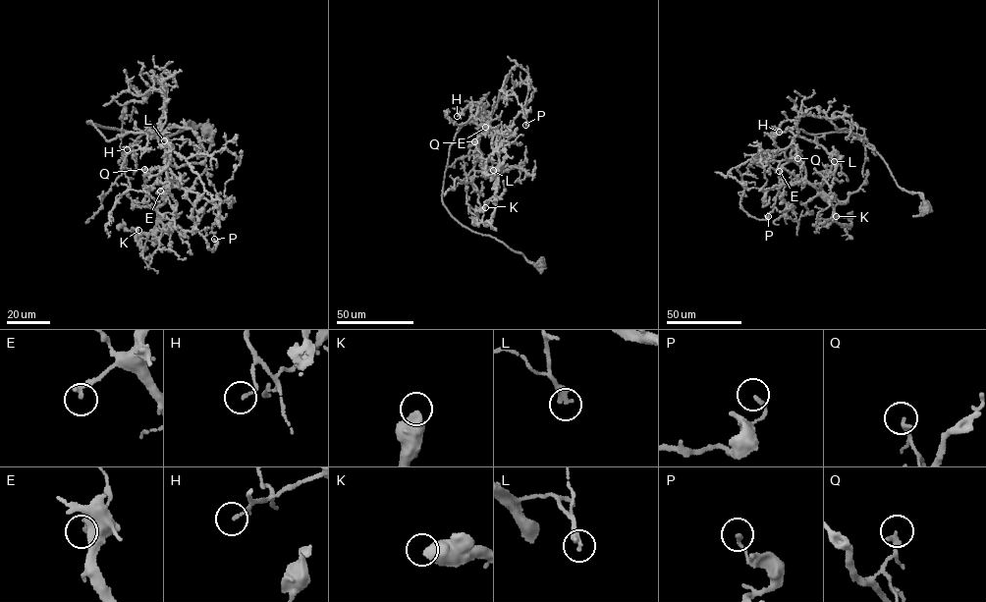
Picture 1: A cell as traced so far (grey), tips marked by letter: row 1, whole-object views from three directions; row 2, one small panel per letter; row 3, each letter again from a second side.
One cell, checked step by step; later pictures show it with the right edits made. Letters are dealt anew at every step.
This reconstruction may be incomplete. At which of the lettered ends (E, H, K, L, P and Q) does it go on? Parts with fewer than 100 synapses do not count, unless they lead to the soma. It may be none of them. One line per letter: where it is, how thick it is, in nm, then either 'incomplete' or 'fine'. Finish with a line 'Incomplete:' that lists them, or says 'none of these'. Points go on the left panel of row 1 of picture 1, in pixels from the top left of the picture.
E: (160, 191) | 280 nm | fine
H: (127, 149) | 120 nm | fine
K: (138, 230) | 550 nm | fine
L: (164, 140) | 320 nm | fine
P: (214, 239) | 170 nm | fine
Q: (144, 169) | 140 nm | fine
Incomplete: none of these

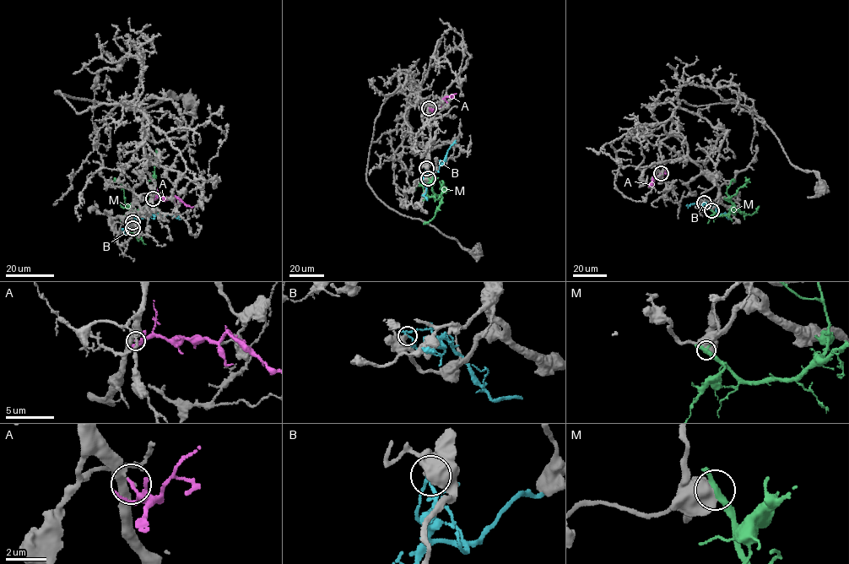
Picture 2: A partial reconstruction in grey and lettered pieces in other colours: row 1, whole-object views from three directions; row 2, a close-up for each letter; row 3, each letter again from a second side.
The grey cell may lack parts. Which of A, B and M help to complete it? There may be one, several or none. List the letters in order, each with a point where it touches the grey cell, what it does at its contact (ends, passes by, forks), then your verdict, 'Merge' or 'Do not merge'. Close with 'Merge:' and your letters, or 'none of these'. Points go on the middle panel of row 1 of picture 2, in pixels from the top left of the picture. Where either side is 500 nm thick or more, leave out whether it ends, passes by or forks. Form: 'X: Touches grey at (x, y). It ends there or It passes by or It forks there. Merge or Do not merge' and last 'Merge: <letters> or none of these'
A: Touches grey at (429, 108). It passes by. Do not merge
B: Touches grey at (426, 168). Do not merge
M: Touches grey at (428, 178). Do not merge
Merge: none of these

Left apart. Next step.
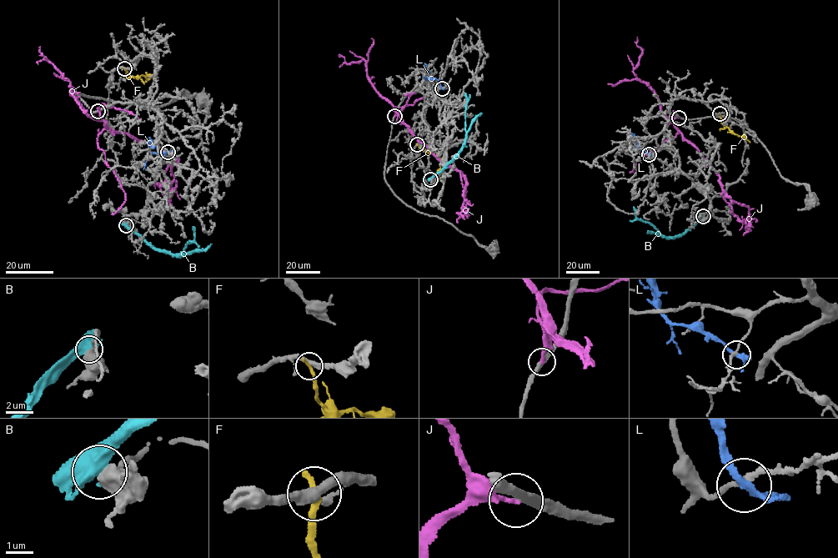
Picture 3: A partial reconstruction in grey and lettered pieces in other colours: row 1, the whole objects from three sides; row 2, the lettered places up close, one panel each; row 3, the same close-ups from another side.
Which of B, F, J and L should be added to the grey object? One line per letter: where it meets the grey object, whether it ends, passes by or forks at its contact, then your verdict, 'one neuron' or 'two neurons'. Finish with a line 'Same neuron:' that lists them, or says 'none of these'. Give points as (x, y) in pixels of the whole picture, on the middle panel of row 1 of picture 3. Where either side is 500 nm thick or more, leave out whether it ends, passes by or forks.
B: contact (430, 179); two neurons
F: contact (417, 144); it ends; two neurons
J: contact (394, 116); it ends; two neurons
L: contact (442, 88); it forks; two neurons
Same neuron: none of these

